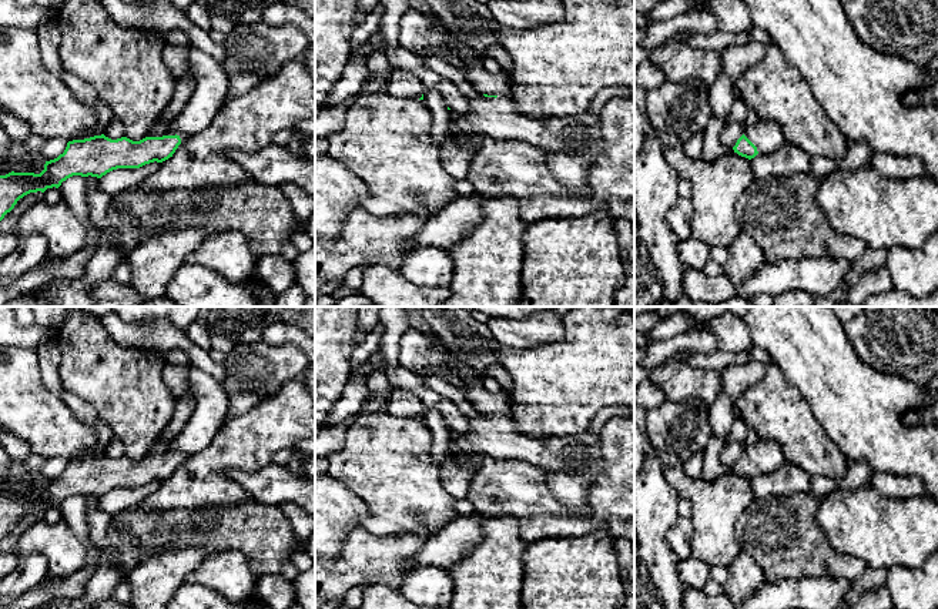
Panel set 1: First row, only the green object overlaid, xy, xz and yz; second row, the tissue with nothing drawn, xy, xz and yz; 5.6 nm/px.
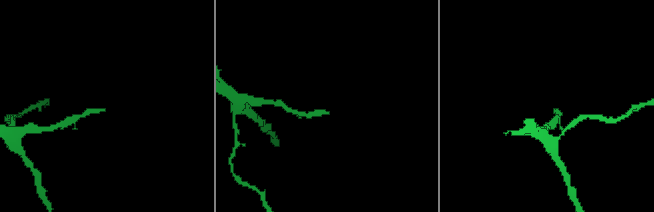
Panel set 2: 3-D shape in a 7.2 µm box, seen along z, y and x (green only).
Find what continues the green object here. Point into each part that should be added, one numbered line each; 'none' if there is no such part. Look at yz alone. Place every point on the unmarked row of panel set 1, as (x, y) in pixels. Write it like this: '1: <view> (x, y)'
1: yz (767, 455)

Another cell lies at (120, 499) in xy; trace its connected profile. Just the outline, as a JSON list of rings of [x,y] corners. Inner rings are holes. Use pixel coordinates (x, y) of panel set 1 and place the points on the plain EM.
[[[150,482],[140,488],[117,488],[97,501],[97,506],[107,515],[114,516],[130,508],[141,505],[150,495],[155,493],[161,486],[161,482]]]

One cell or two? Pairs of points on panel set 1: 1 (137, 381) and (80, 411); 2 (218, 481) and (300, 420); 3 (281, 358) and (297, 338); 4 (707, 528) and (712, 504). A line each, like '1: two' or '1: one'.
1: two
2: one
3: two
4: one

